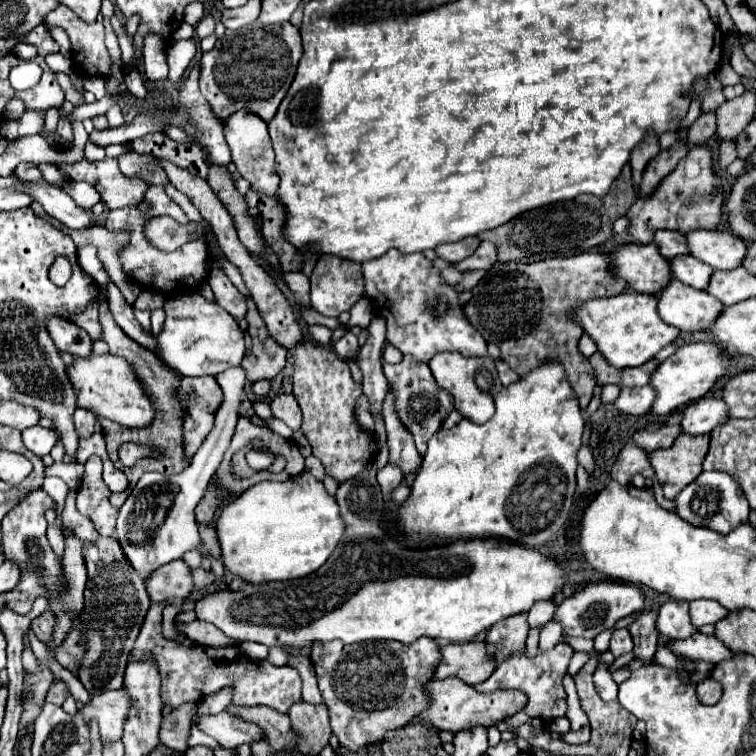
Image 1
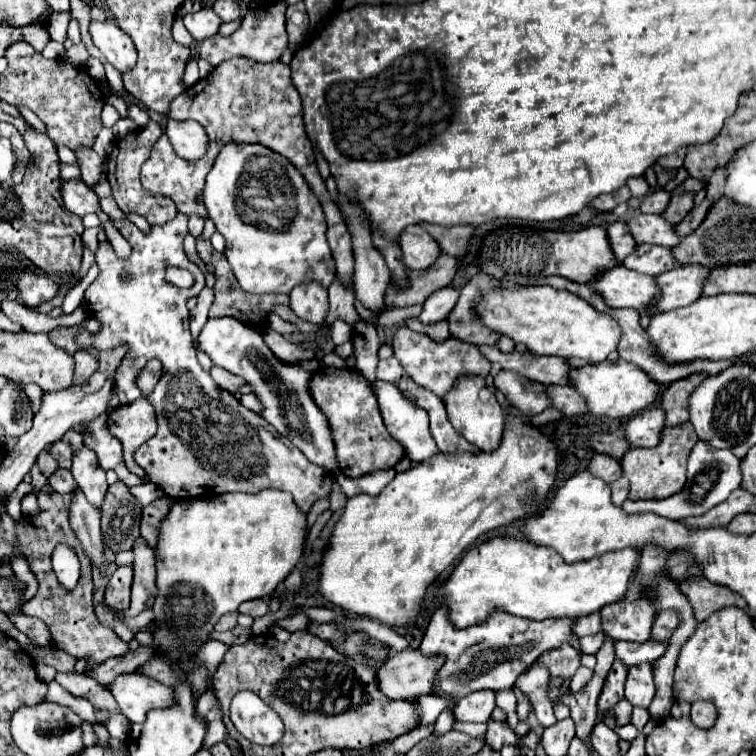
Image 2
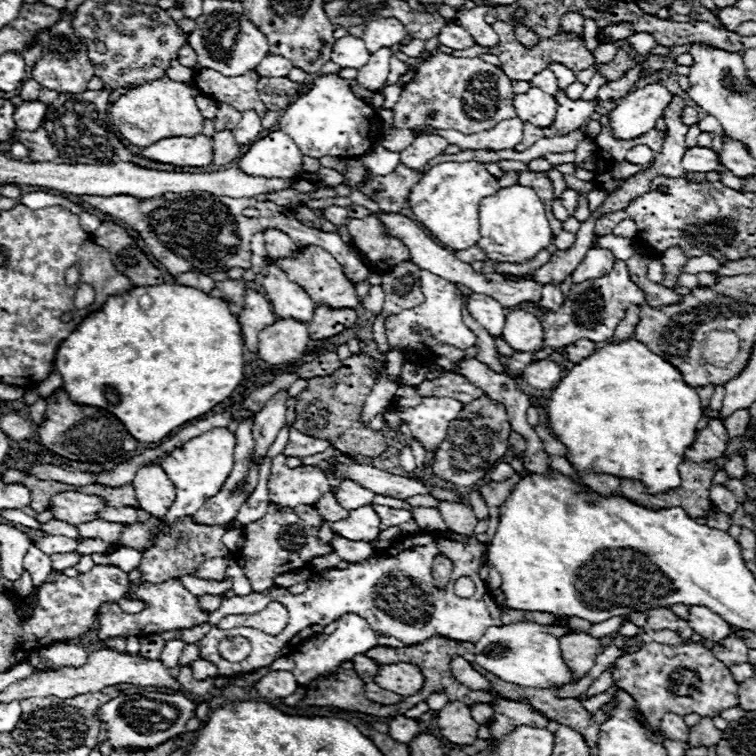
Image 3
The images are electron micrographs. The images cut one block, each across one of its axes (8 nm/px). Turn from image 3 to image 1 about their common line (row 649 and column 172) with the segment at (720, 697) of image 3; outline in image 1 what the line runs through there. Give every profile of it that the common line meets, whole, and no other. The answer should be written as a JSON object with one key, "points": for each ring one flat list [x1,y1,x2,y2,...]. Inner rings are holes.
{"points":[[164,604,150,606,132,652,138,658,146,654,154,654,160,676,162,676,162,700,166,704,170,704,172,708,178,708,180,704,190,700,198,702,206,694,212,694,228,684,234,686,234,698,232,698,234,704,244,704,244,706,264,704,264,706,276,708,278,712,288,712,292,704,302,700,302,692,300,692,302,678,292,666,274,666,270,662,254,662,254,660,248,660,240,650,200,646,192,640,186,640,184,644,176,640,166,640,160,628,162,606]]}

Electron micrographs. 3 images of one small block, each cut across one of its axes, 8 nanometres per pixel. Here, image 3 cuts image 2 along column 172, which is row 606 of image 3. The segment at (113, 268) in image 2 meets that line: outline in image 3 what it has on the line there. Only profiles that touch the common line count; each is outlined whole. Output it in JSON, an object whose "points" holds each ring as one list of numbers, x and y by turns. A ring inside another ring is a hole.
{"points":[[422,532,414,536,396,538,384,552,368,558,364,564,350,564,346,570,330,568,330,570,318,572,320,576,310,580,308,590,304,594,290,594,286,588,272,586,264,592,252,592,244,598,222,596,220,608,214,610,208,618,210,622,208,634,196,642,200,646,200,658,216,664,220,676,252,672,256,668,272,664,280,656,286,656,288,650,296,648,304,638,314,636,324,626,328,626,330,622,338,620,342,614,348,614,348,612,358,614,364,620,368,620,370,628,378,632,380,640,382,636,390,636,390,638,400,640,400,646,420,644,432,636,444,636,448,640,476,644,476,640,480,640,480,636,484,636,484,632,490,626,502,624,500,608,494,602,494,596,486,588,484,580,478,576,482,568,482,562,480,562,482,546,484,544,480,544,476,538,468,538,468,542,464,544,458,540,448,540,436,532],[436,554,446,554,454,564,452,580,448,582,444,590,436,588,432,580,432,560],[458,576,470,576,474,580,476,594,472,598,458,598,454,594,454,580],[274,600,282,602,290,614,288,626,278,636,268,636,254,628,234,628,234,630,216,628,216,624,230,614,250,614,250,608,266,606],[230,636,244,636,252,644,252,652,242,662,228,662,218,652,220,640,230,638]]}

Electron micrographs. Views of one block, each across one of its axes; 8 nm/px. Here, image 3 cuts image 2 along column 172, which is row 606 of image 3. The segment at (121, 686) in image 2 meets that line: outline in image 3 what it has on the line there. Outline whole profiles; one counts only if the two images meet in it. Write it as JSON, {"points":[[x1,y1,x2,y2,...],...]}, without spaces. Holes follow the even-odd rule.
{"points":[[690,606,688,622,694,632,698,632,702,638,712,640,712,642,720,642,730,632,730,624,726,620,722,620,722,616,714,614,712,610,702,608,702,606]]}

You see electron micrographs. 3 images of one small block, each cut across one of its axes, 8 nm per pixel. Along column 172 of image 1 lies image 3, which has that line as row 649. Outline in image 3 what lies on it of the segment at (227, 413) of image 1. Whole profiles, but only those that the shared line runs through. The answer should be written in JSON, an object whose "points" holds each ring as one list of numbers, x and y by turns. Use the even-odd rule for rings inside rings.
{"points":[[532,622,488,628,488,632,476,642,476,662,488,672,496,674,498,678,520,686,548,688,548,686,564,686,572,682,572,674,562,662,558,640,552,634,548,634,546,626,538,626]]}

